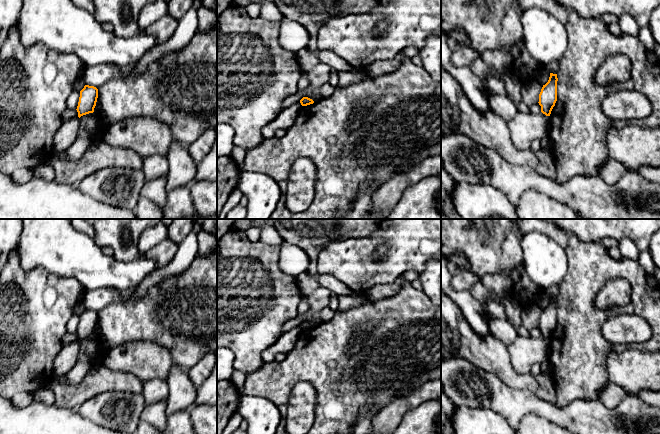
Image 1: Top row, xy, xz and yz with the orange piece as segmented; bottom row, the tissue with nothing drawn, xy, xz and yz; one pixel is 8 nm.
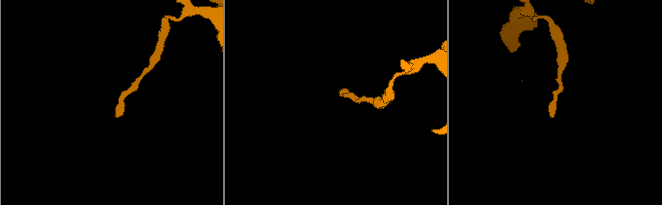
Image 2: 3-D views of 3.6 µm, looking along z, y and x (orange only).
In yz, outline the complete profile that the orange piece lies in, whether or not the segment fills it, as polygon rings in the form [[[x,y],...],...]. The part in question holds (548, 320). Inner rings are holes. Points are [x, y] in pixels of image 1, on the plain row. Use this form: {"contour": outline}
{"contour": [[[550,297],[548,306],[543,309],[539,318],[539,329],[541,336],[550,340],[553,331],[557,325],[557,298]]]}

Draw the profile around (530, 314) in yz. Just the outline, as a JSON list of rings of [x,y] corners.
[[[536,303],[523,307],[521,311],[523,326],[528,330],[538,327],[542,311],[543,309],[541,309]]]

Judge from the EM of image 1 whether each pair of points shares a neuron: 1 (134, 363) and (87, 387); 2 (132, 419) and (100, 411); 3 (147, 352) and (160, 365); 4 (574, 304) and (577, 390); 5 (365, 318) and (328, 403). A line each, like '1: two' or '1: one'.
1: two
2: one
3: one
4: one
5: one

